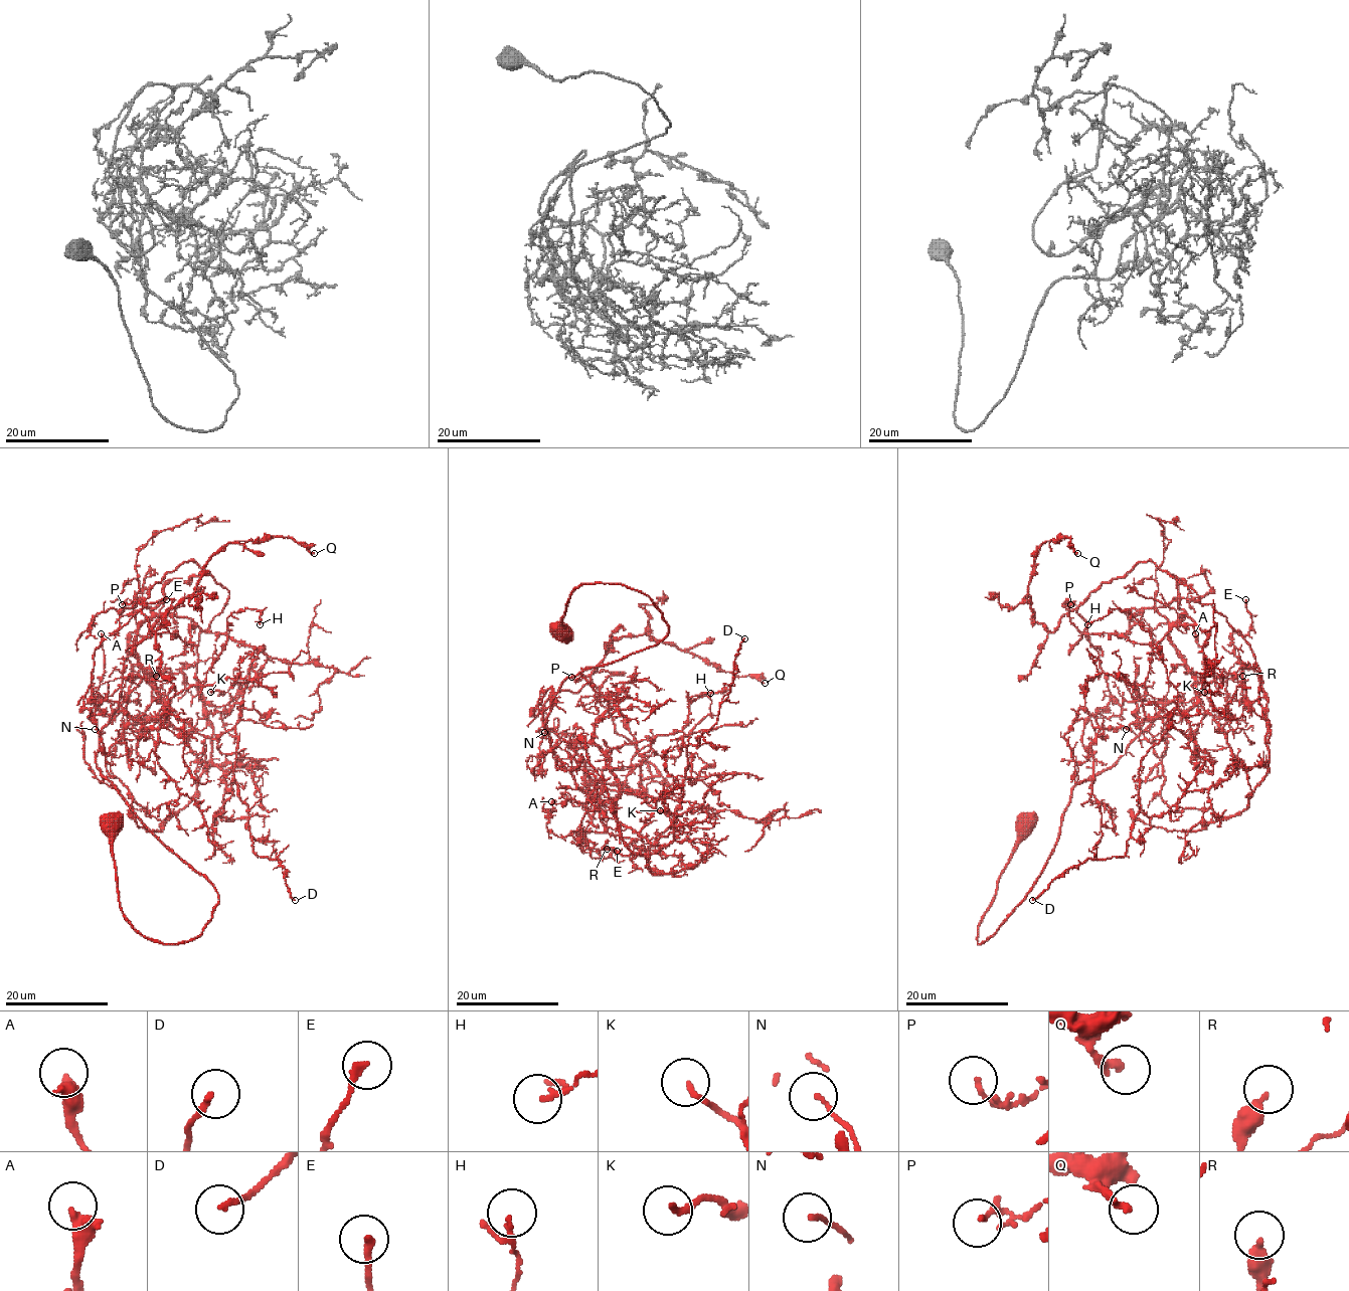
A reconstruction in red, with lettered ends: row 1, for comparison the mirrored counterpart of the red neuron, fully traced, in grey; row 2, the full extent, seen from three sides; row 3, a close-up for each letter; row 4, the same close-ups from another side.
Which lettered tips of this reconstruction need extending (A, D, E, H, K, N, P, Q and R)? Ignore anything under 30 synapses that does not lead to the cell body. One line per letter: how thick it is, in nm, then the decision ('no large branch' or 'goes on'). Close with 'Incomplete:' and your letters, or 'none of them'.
A: 440 nm thick; no large branch
D: 160 nm thick; no large branch
E: 220 nm thick; no large branch
H: 120 nm thick; no large branch
K: 180 nm thick; no large branch
N: 110 nm thick; no large branch
P: 80 nm thick; no large branch
Q: 200 nm thick; no large branch
R: 360 nm thick; no large branch
Incomplete: none of them

